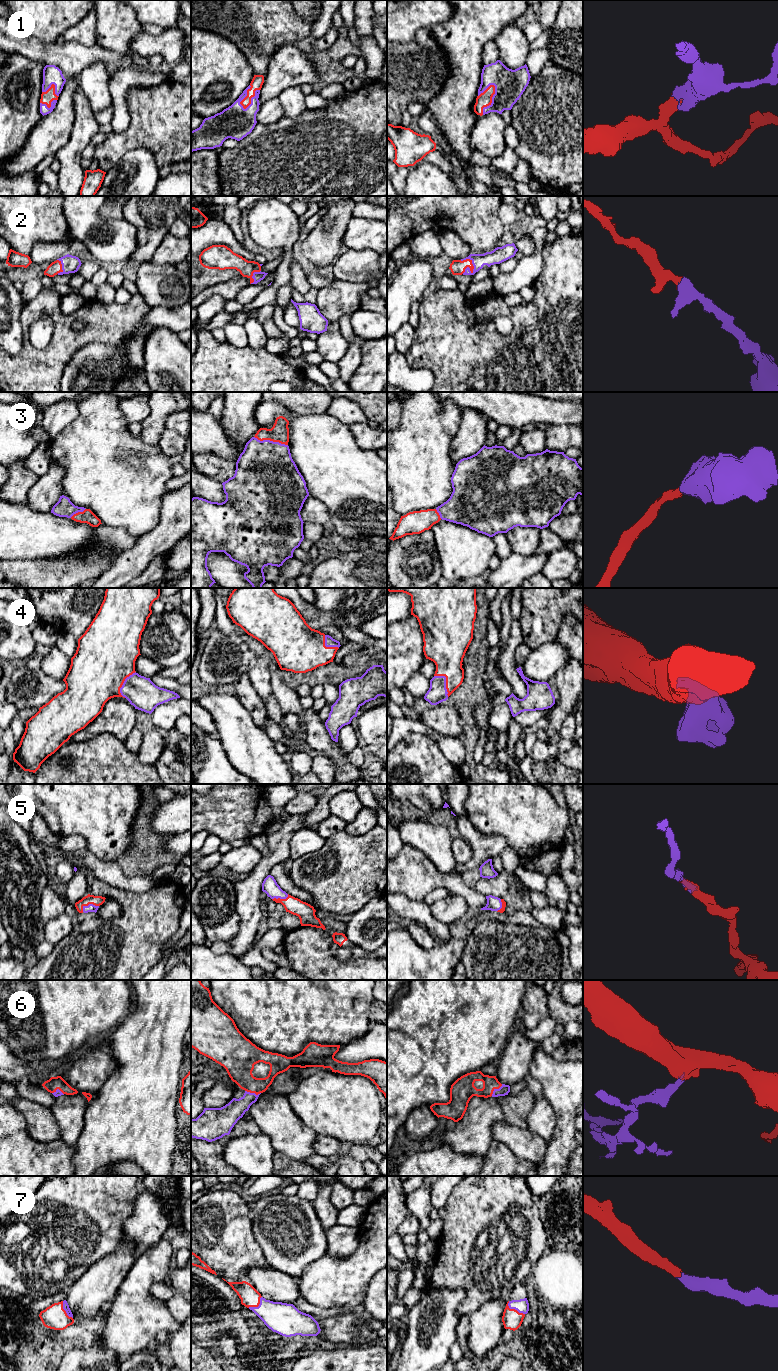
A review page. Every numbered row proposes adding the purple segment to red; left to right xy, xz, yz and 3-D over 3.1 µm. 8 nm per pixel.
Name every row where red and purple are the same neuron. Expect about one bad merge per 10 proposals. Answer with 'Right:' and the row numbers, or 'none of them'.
Right: 1, 2, 3, 4, 5, 6, 7

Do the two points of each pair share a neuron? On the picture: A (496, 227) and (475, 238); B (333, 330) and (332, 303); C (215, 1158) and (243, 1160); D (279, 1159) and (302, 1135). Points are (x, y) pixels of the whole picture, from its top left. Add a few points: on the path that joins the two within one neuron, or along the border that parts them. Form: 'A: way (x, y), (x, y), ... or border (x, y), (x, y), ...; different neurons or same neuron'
A: way (491, 228), (485, 228), (480, 233); same neuron
B: border (328, 320), (337, 322); different neurons
C: border (231, 1137), (223, 1152), (223, 1159), (229, 1165); different neurons
D: border (275, 1151), (279, 1151), (287, 1157), (304, 1164); different neurons

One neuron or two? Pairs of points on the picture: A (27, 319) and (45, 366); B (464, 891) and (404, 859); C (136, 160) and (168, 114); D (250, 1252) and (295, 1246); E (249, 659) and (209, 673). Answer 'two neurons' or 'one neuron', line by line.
A: one neuron
B: one neuron
C: two neurons
D: two neurons
E: one neuron

